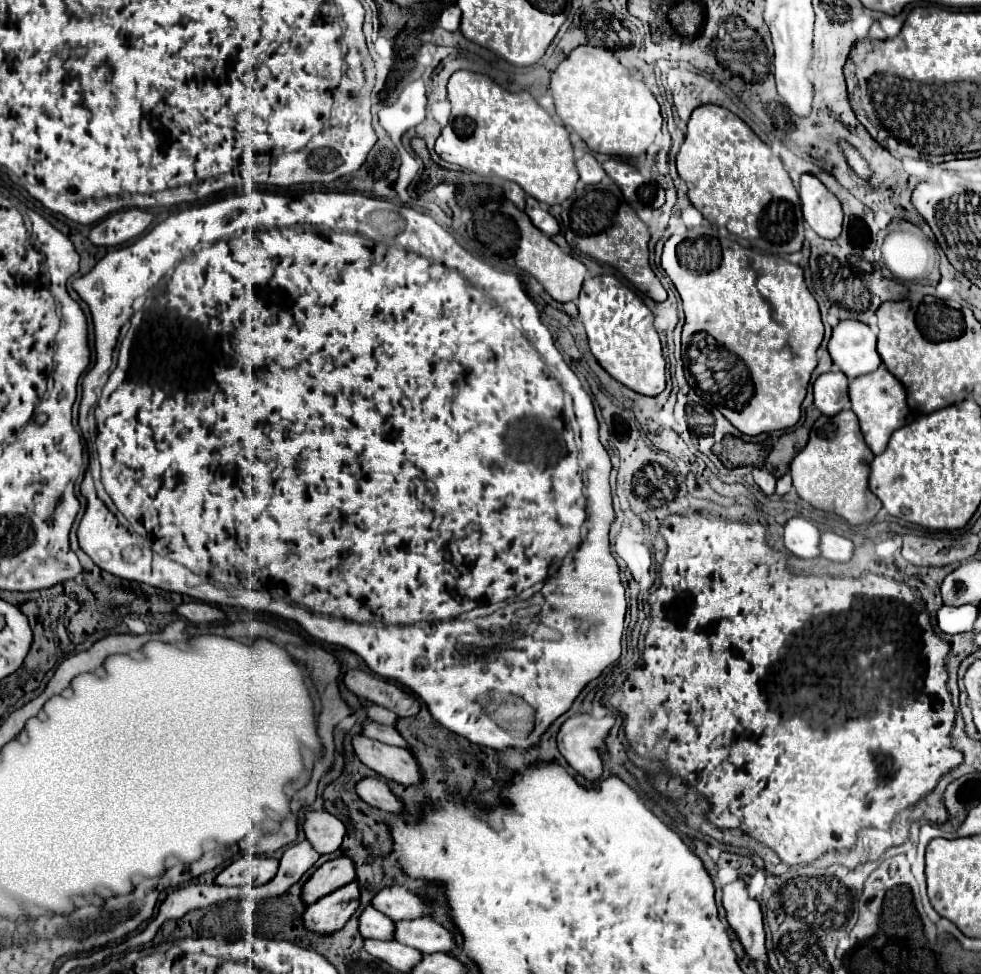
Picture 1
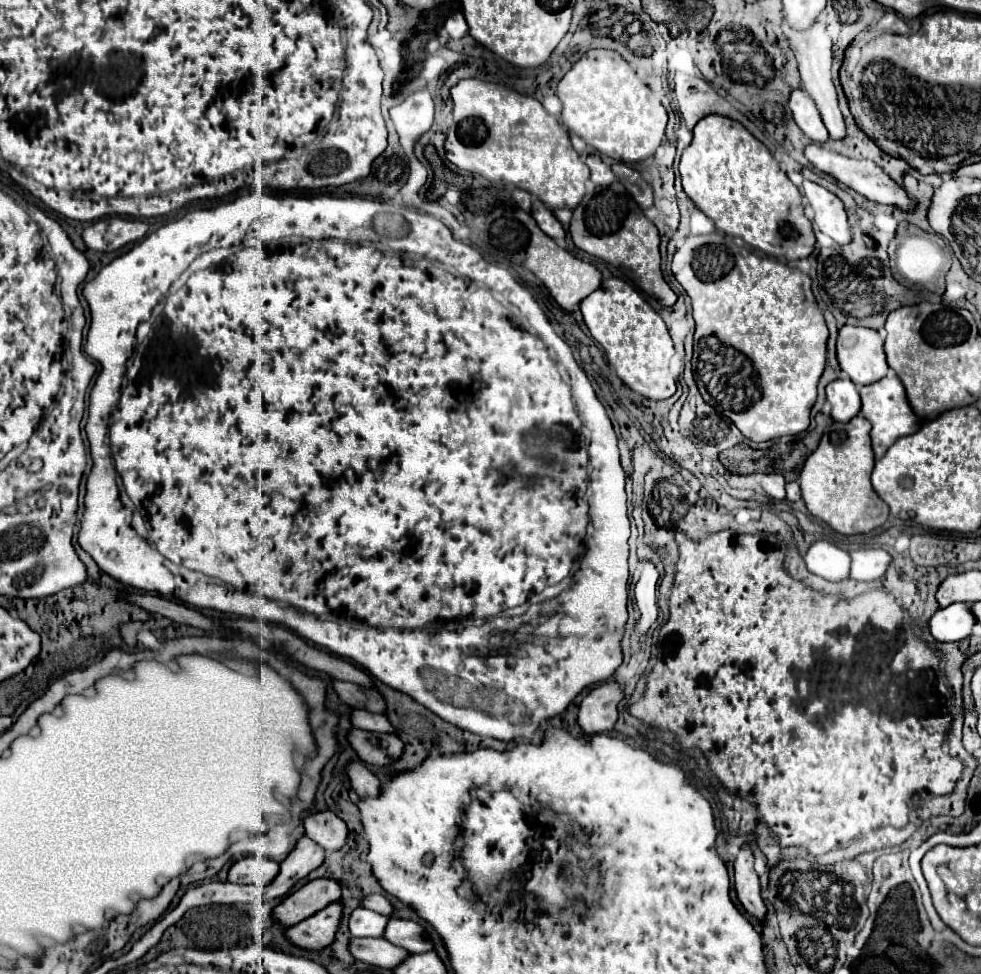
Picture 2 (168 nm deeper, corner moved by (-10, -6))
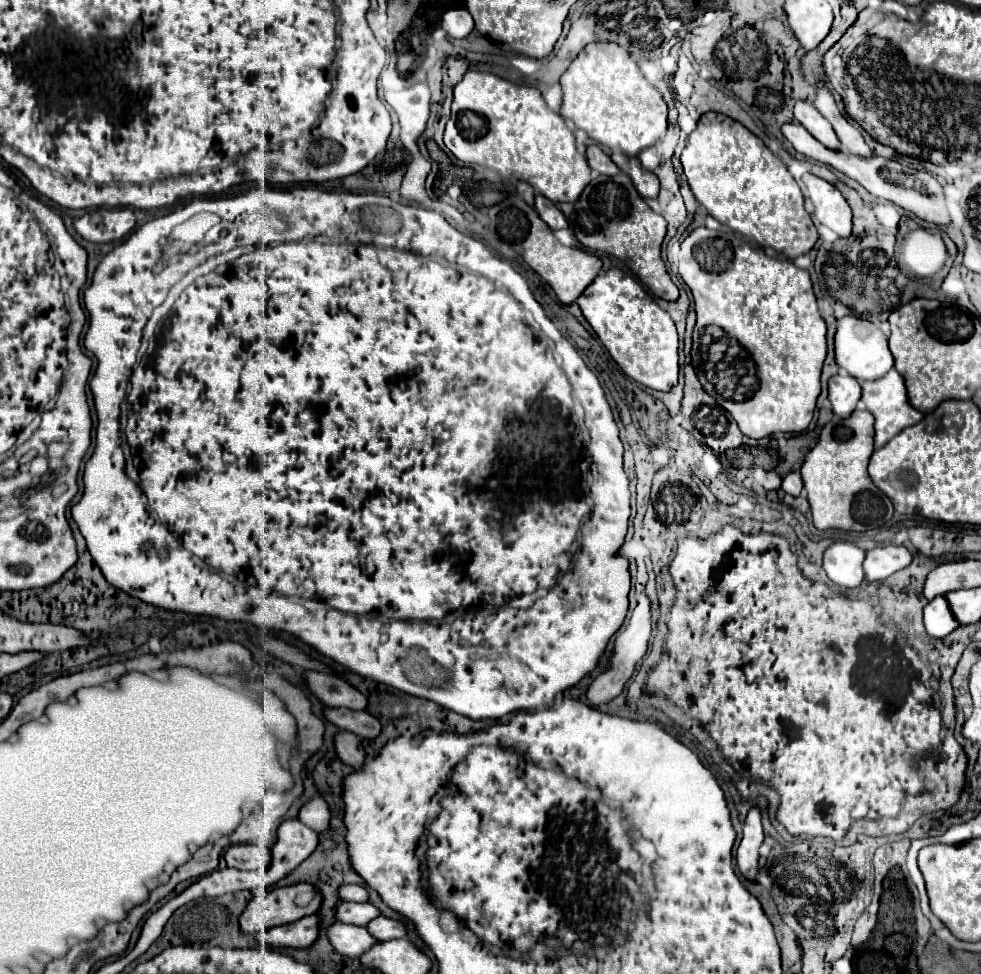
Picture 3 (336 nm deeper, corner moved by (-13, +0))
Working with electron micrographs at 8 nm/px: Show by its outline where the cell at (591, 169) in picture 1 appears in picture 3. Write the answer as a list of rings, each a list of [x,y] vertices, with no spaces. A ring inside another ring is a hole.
[[[590,145],[586,149],[586,157],[588,157],[588,163],[594,171],[598,173],[604,173],[604,175],[616,175],[618,173],[618,167],[616,163],[598,147],[598,145]]]

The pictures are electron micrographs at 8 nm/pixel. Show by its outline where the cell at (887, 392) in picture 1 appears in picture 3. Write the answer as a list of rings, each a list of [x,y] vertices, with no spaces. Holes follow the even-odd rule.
[[[890,369],[884,377],[880,377],[876,381],[864,381],[862,383],[862,401],[864,401],[866,409],[876,419],[876,437],[874,437],[874,447],[876,449],[884,447],[884,443],[888,443],[894,435],[898,435],[902,429],[906,429],[910,425],[916,425],[924,417],[918,409],[914,409],[908,403],[904,379],[900,377],[900,373],[896,369]]]

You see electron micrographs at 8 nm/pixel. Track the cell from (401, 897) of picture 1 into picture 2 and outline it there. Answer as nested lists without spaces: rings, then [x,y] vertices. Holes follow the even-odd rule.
[[[369,895],[363,899],[363,907],[365,909],[371,909],[375,913],[381,913],[381,915],[387,915],[387,917],[393,917],[395,915],[395,909],[391,905],[391,901],[383,895]]]

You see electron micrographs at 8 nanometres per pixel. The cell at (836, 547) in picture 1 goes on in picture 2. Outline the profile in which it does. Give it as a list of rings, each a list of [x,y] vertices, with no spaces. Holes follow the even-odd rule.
[[[857,549],[857,551],[851,551],[851,579],[857,579],[857,581],[875,581],[879,579],[891,557],[887,551],[883,549]]]

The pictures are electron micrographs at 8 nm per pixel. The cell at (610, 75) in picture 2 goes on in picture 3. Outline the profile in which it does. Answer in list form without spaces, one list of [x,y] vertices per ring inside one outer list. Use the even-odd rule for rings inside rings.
[[[616,43],[586,45],[560,77],[560,85],[564,95],[560,115],[572,119],[594,141],[610,149],[620,147],[630,157],[656,145],[668,127],[668,109],[662,95],[646,81],[628,51]]]

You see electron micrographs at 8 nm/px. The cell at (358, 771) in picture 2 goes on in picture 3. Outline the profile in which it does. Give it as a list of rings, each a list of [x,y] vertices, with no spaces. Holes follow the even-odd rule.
[[[338,731],[336,737],[334,737],[334,749],[336,749],[336,755],[350,767],[354,769],[360,769],[362,763],[366,761],[366,753],[360,745],[360,739],[350,733],[350,731]]]

